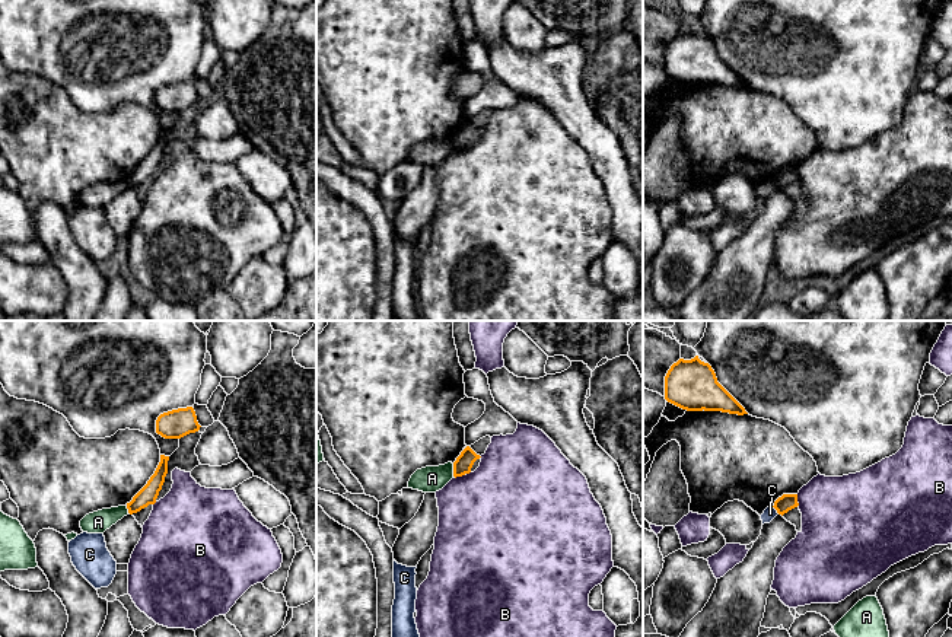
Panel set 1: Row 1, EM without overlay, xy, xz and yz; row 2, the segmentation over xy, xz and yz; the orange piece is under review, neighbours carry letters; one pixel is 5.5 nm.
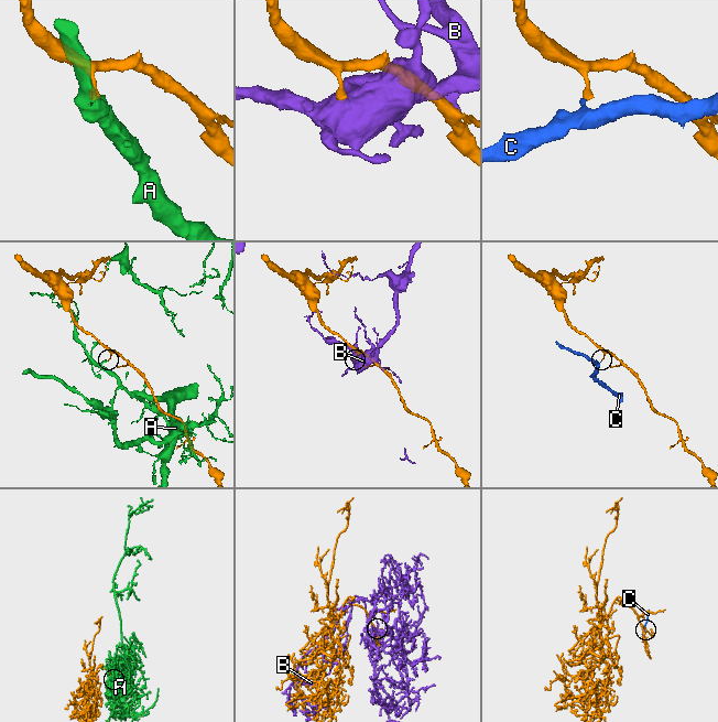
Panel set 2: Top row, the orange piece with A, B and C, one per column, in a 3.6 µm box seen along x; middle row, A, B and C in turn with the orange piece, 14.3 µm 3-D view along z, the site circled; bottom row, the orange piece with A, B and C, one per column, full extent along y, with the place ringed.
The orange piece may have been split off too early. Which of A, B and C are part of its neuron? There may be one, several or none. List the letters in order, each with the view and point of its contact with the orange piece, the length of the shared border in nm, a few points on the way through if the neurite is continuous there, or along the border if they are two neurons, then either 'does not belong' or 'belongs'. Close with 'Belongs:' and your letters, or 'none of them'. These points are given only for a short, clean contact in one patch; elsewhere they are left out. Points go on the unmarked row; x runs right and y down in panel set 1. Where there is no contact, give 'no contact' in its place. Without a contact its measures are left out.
A: xz (454, 145) | 80 nm | does not belong
B: yz (796, 174) | 70 nm | does not belong
C: yz (776, 182) | 60 nm | along yz (773, 180), (779, 187) | does not belong
Belongs: none of them

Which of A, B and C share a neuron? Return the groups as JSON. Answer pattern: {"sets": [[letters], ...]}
{"sets": [["A"], ["B"], ["C"]]}

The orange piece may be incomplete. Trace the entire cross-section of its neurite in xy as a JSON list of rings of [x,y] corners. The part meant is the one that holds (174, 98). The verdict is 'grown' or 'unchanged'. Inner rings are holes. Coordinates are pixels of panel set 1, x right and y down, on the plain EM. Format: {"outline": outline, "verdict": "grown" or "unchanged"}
{"outline": [[[192,80],[163,86],[156,93],[156,106],[165,112],[181,112],[200,101]]], "verdict": "unchanged"}

